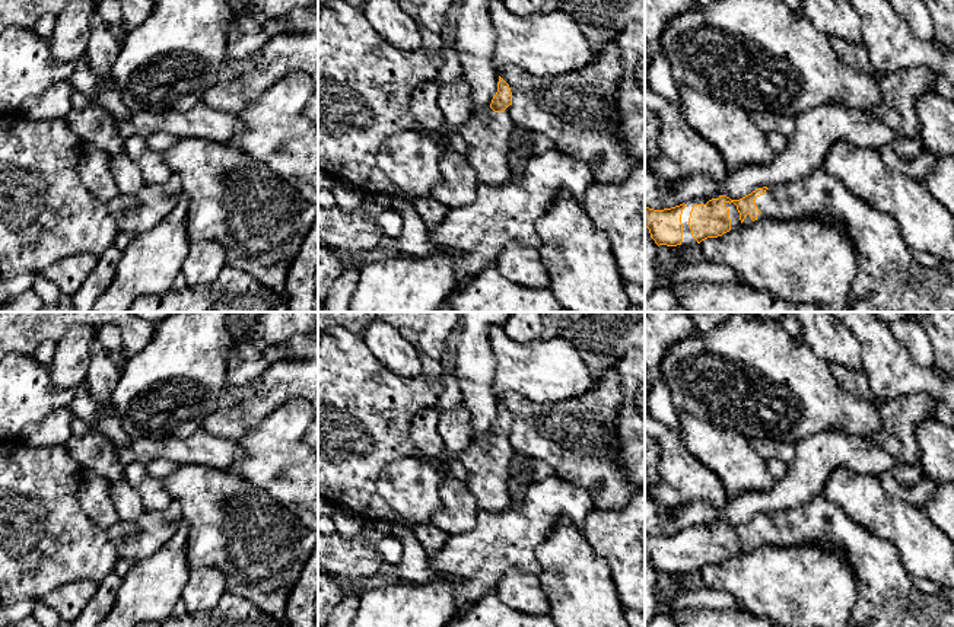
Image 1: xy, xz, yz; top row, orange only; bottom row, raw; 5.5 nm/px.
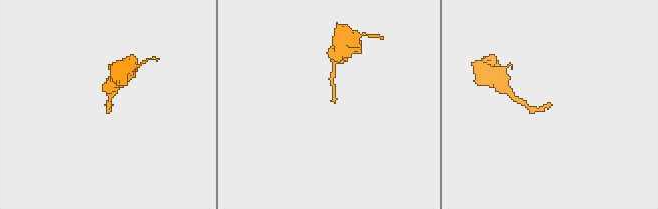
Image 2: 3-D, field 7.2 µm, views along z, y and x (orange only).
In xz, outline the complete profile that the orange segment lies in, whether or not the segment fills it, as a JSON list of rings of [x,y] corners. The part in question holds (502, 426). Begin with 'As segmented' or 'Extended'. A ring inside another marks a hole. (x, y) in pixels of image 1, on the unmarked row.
Extended. [[[499,402],[497,418],[490,435],[471,439],[459,461],[467,470],[467,488],[476,497],[478,509],[500,512],[512,502],[508,480],[515,451],[511,445],[512,418]]]

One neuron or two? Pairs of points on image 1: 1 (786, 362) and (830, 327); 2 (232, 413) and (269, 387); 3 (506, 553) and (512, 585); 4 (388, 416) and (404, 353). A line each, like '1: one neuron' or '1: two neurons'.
1: two neurons
2: one neuron
3: two neurons
4: two neurons

